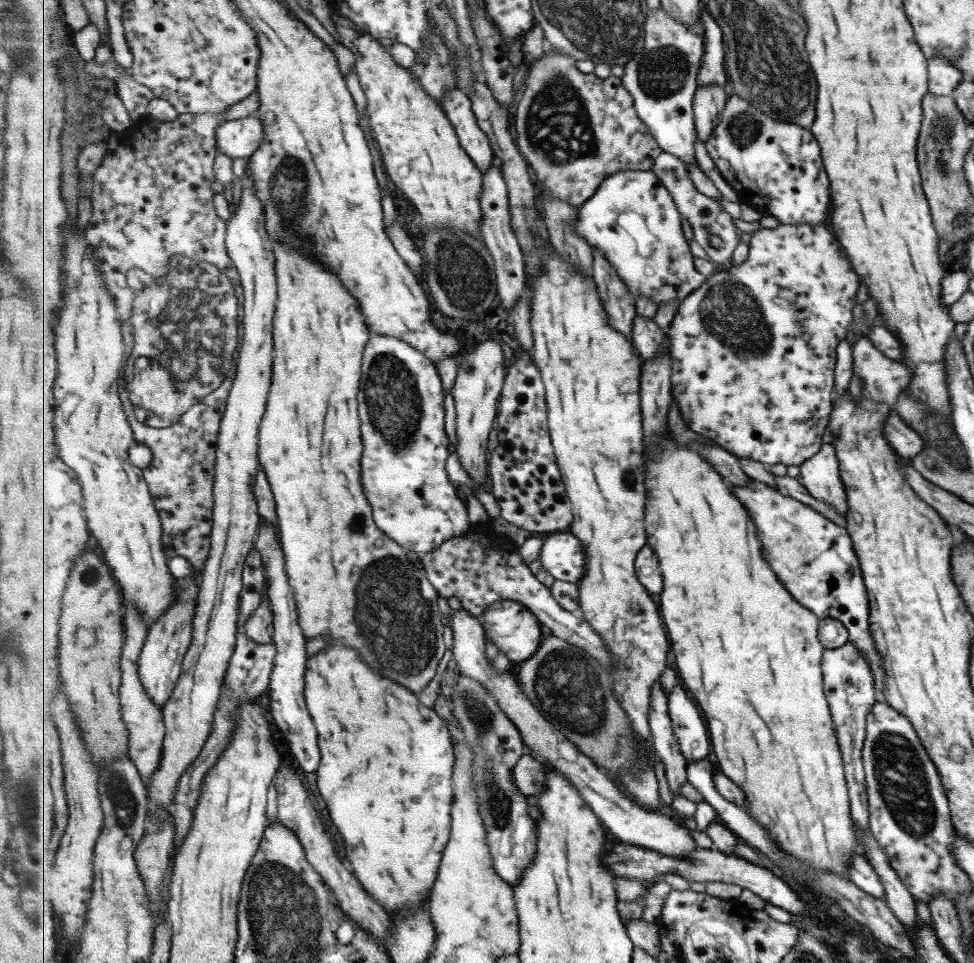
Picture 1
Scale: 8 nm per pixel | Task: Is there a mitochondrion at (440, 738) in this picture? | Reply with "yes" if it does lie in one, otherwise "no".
no

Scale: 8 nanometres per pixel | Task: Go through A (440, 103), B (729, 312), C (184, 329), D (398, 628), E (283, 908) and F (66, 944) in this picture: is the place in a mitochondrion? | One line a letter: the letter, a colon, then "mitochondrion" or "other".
A: other
B: mitochondrion
C: mitochondrion
D: mitochondrion
E: mitochondrion
F: other

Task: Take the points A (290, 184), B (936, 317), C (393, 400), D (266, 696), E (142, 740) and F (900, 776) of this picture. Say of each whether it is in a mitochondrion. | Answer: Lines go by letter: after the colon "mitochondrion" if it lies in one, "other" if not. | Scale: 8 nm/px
A: mitochondrion
B: other
C: mitochondrion
D: other
E: other
F: mitochondrion

